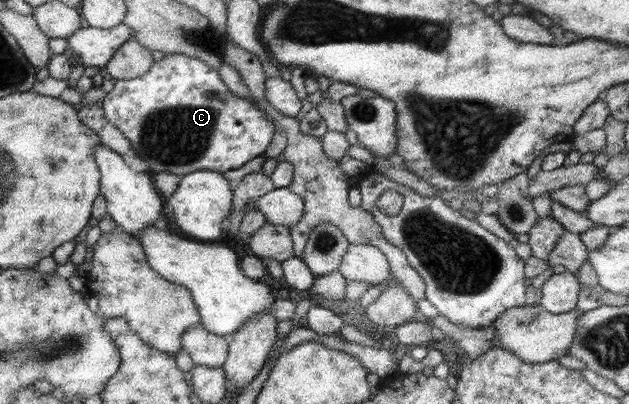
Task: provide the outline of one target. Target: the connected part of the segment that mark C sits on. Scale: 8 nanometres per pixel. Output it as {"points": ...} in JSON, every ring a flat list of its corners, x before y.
{"points":[[167,54,160,60,152,61,149,69,144,72,144,74,138,75,138,78,115,79,114,86,111,86,111,89,105,92,101,103,104,118,124,135,124,138,130,143,130,147,134,151,135,156,146,163,148,167,147,173,150,174,166,172,175,175,178,174,178,172,174,172,174,168,180,168,180,166,186,166,186,174,190,174,196,170,208,170,223,174,228,170,238,169,249,160,263,155,272,140,272,134,274,134,272,122,266,119,266,115,260,108,256,108,254,104,243,98,234,96,225,87,217,71,205,62,183,54]]}

